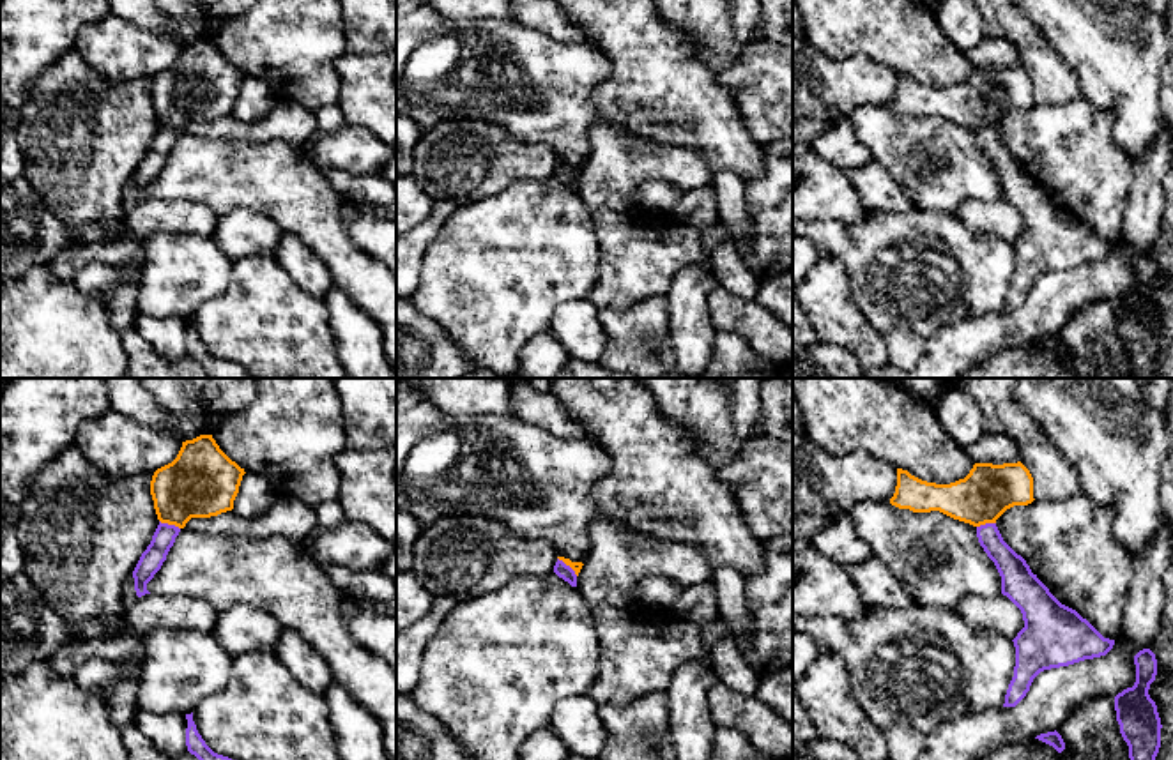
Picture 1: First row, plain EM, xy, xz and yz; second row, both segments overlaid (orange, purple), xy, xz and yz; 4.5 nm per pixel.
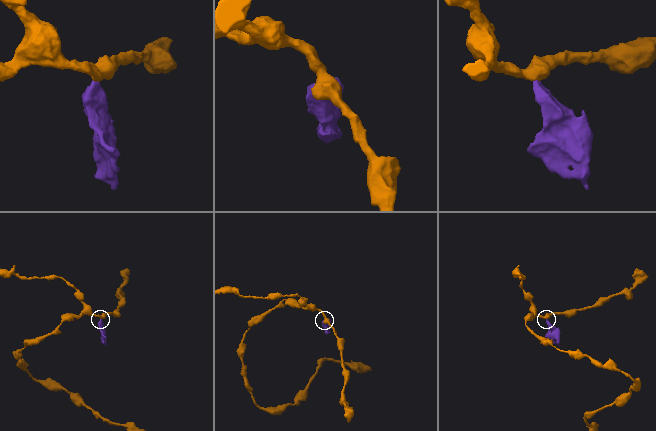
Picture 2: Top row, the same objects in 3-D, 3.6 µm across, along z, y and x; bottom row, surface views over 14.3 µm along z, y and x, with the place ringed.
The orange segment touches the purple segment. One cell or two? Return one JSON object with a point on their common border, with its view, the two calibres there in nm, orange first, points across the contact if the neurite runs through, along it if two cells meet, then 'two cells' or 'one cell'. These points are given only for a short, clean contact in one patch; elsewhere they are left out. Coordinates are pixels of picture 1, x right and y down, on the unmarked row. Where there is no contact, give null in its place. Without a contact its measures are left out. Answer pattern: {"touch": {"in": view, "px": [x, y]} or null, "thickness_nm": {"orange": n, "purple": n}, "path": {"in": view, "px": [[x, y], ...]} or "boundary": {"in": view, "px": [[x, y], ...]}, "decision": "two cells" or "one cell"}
{"touch": {"in": "xy", "px": [170, 128]}, "thickness_nm": {"orange": 320, "purple": 110}, "boundary": {"in": "xy", "px": [[160, 124], [179, 133]]}, "decision": "two cells"}

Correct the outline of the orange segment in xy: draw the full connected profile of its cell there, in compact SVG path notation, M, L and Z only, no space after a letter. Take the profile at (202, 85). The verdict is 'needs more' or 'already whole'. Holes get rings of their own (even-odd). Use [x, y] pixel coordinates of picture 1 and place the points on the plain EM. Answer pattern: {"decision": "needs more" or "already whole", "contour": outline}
{"decision": "already whole", "contour": "M212 39L182 46L177 62L150 85L157 124L184 133L191 122L232 115L244 78Z"}

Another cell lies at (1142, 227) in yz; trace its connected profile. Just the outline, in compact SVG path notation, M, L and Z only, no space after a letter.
M1166 120L1162 133L1146 154L1132 164L1122 240L1141 255L1155 246L1162 232L1164 179L1171 168L1171 161L1173 127Z

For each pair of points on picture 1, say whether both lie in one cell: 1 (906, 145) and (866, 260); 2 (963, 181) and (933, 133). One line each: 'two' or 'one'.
1: two
2: one

